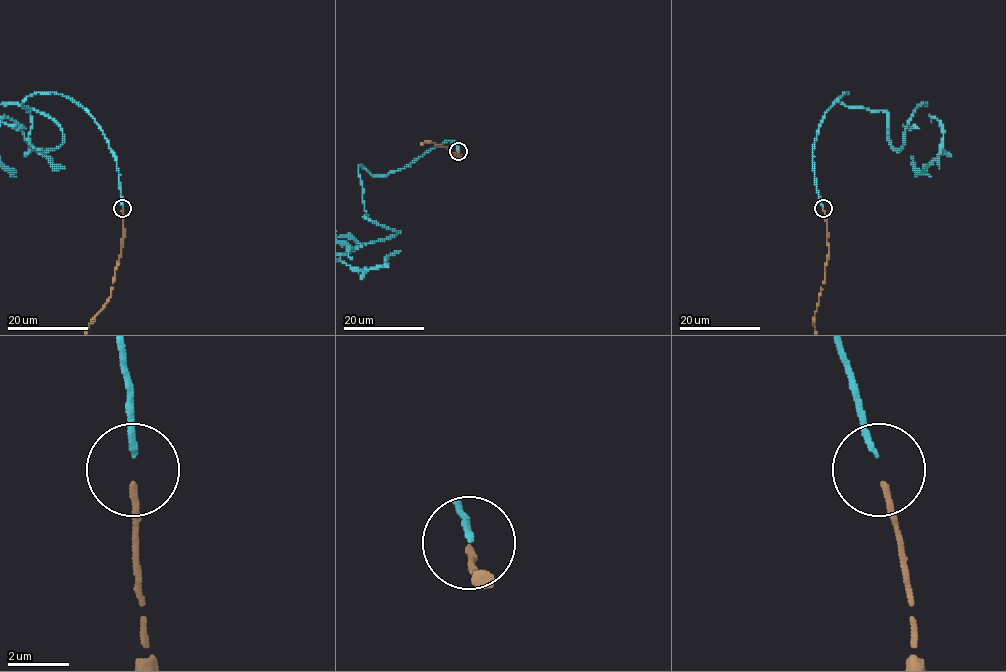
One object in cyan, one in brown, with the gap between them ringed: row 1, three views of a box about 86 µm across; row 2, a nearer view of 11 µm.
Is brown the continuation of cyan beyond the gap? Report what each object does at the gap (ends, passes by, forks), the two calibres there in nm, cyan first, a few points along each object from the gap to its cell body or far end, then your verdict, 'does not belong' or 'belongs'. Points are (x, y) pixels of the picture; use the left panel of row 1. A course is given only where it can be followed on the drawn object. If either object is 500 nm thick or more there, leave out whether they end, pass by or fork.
cyan ends; brown ends; calibres 190 and 200 nm; course cyan (122, 206), (107, 139), (53, 93), (23, 103), (53, 150), (55, 122), (9, 105); course brown (122, 209), (119, 263), (110, 298); belongs

